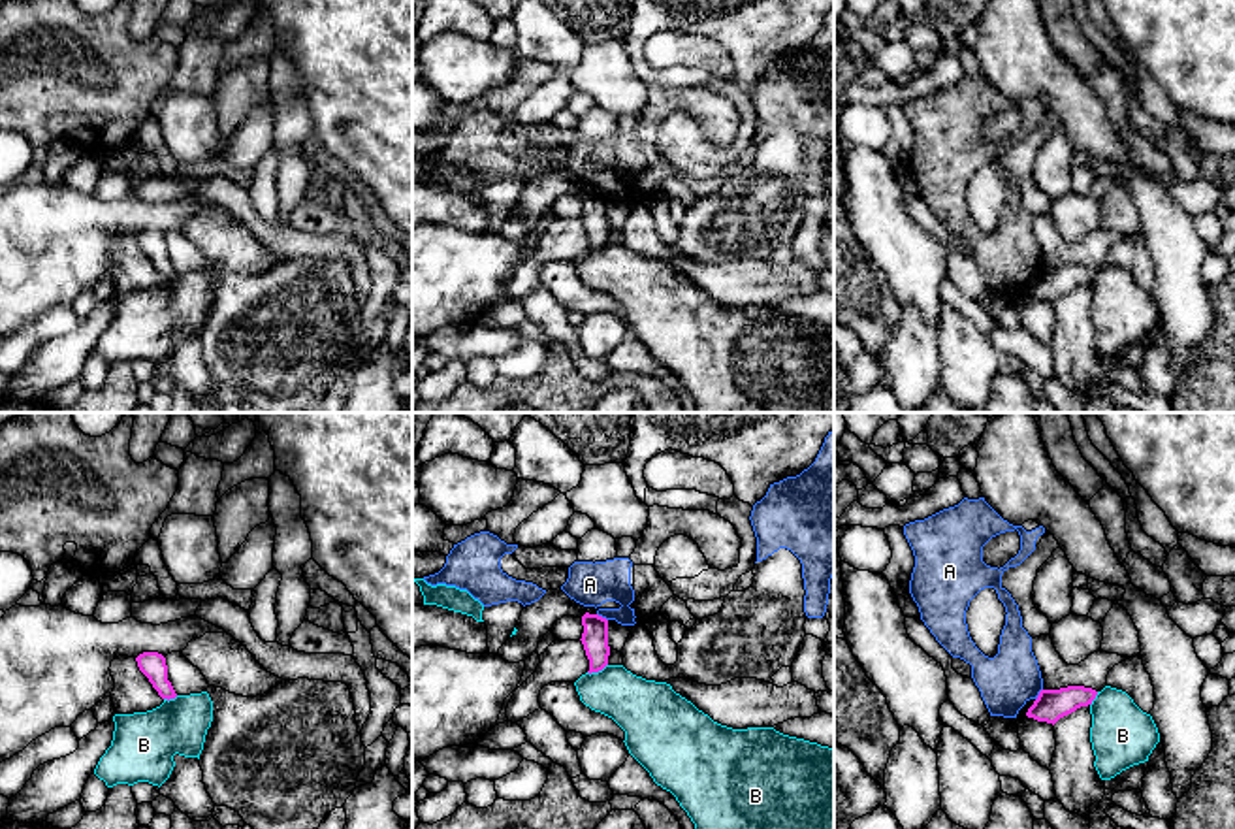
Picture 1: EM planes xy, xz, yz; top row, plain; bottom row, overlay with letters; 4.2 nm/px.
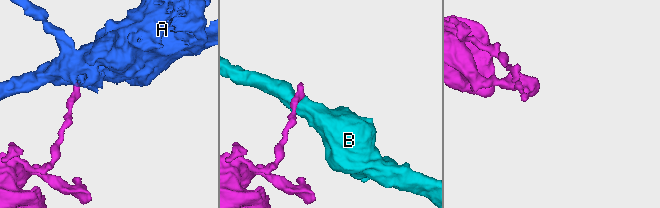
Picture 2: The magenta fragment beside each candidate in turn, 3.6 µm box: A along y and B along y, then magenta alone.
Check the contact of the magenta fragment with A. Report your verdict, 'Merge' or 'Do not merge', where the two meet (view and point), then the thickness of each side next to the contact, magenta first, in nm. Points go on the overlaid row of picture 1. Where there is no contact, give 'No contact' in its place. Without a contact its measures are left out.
Do not merge. Touches magenta at xz (601, 617). Thickness 110 nm (magenta) against 190 nm

